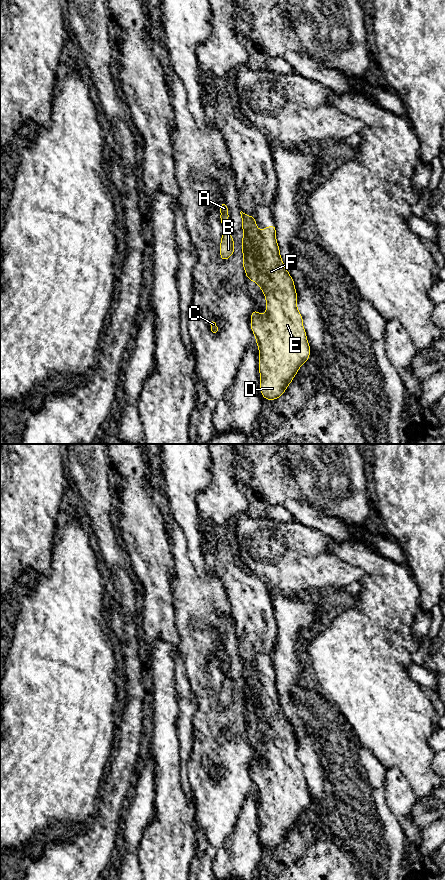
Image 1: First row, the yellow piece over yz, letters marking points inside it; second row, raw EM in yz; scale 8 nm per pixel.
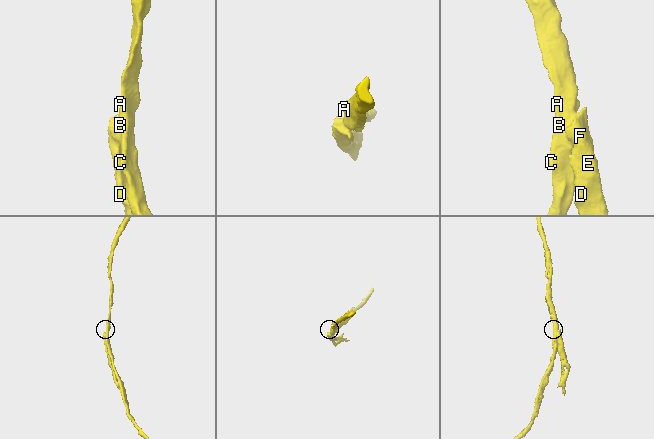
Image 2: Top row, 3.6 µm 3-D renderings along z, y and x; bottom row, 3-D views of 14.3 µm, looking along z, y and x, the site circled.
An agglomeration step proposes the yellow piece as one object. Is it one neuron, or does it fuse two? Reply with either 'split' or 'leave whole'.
split

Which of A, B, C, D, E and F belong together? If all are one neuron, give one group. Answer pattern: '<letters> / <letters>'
A B C / D E F

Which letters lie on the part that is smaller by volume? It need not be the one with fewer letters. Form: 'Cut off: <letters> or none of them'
Cut off: D, E, F

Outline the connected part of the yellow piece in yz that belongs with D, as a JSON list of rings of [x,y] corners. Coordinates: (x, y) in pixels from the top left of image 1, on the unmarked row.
[[[271,672],[260,679],[259,698],[247,704],[246,725],[256,730],[266,747],[266,762],[261,764],[251,758],[250,774],[259,797],[260,840],[262,846],[274,849],[282,845],[301,813],[310,806],[311,796],[303,775],[303,764],[297,757],[295,731],[280,703],[276,687],[276,673]]]

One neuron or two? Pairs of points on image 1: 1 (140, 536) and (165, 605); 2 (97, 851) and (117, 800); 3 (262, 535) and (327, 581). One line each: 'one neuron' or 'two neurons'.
1: one neuron
2: one neuron
3: one neuron

